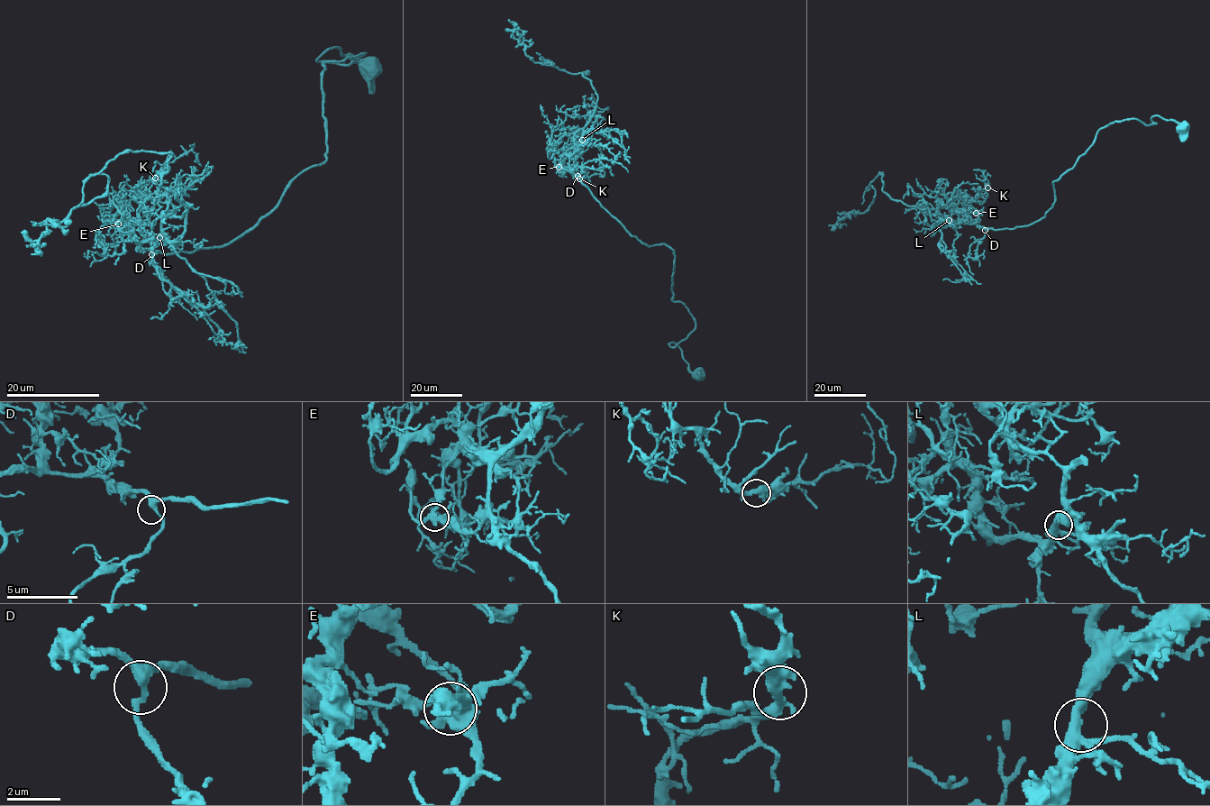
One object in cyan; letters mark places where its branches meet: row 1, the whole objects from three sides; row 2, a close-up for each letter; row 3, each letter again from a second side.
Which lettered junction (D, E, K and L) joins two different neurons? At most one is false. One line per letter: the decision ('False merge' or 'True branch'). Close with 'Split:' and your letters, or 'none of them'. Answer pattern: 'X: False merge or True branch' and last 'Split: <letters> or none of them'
D: True branch
E: True branch
K: True branch
L: True branch
Split: none of them

